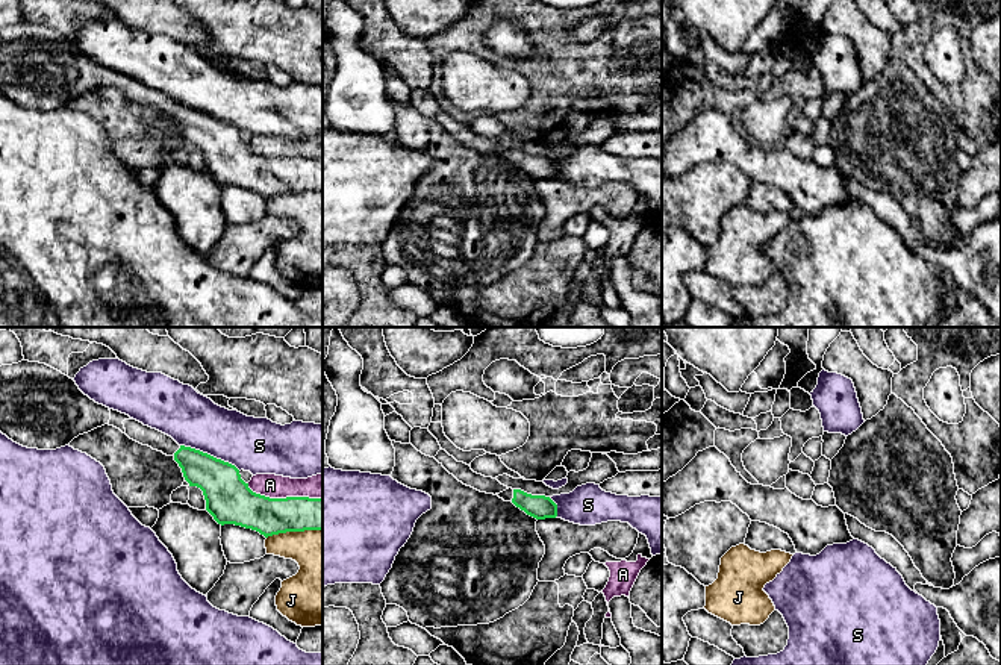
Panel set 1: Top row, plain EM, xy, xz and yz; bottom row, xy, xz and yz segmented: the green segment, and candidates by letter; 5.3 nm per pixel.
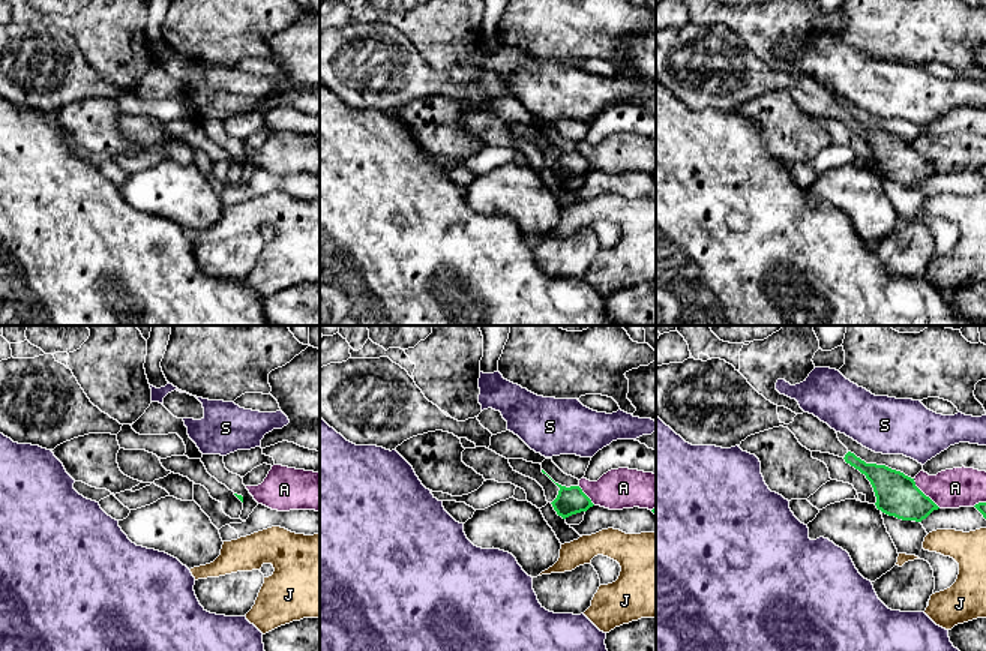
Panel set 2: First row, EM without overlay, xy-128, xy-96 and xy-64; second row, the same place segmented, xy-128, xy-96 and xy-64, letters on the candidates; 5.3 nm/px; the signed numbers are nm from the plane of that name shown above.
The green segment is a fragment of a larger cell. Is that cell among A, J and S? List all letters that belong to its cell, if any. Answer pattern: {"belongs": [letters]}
{"belongs": []}

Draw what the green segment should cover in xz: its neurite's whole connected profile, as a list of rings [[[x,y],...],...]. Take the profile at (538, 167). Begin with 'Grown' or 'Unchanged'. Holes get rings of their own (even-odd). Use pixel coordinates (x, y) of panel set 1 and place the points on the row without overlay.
Grown. [[[506,150],[500,155],[495,155],[504,162],[512,162],[516,168],[524,171],[527,176],[536,180],[556,179],[557,165],[545,156],[532,156],[521,150]]]

